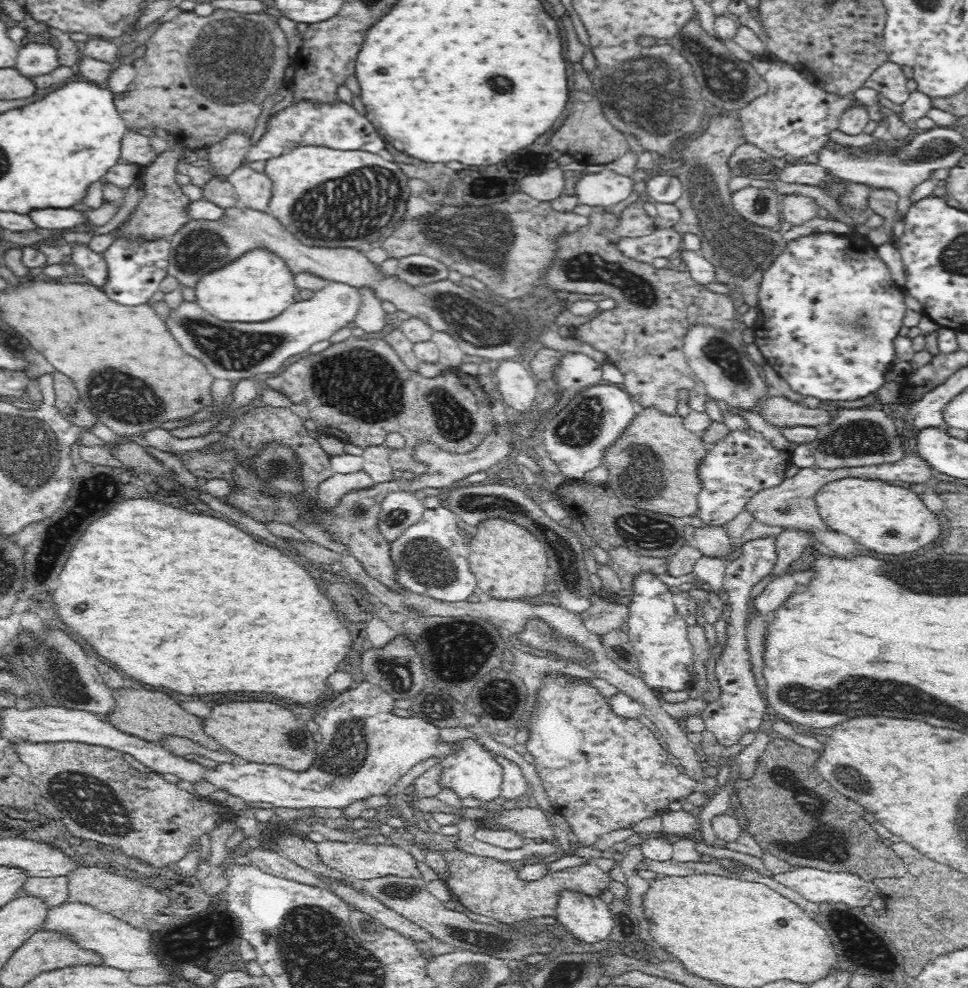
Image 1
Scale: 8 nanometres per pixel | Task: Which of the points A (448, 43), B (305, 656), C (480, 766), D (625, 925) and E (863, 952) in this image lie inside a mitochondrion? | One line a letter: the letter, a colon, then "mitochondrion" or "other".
A: other
B: other
C: other
D: other
E: mitochondrion

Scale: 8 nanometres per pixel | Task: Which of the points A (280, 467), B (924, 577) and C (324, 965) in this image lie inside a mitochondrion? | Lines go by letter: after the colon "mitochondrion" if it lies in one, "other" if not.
A: mitochondrion
B: mitochondrion
C: mitochondrion

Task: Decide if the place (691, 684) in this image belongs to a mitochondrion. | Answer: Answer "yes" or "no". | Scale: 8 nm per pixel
no

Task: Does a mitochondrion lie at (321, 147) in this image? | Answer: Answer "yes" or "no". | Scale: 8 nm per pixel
no

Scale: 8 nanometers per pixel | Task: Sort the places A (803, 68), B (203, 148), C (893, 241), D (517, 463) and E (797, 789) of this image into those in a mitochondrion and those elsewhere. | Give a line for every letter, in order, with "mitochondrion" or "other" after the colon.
A: other
B: other
C: other
D: other
E: other

